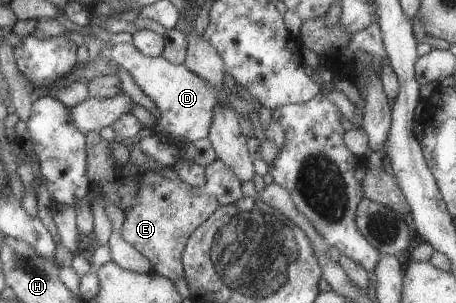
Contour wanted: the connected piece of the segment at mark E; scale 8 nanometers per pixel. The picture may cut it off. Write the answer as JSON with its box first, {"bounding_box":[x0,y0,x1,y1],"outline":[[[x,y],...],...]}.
{"bounding_box":[119,158,241,283],"outline":[[[214,158],[204,166],[204,176],[205,184],[201,188],[191,188],[181,180],[172,181],[165,177],[160,178],[154,186],[144,184],[140,189],[138,202],[130,210],[123,212],[124,220],[119,232],[121,239],[149,260],[153,272],[173,283],[183,273],[180,259],[191,232],[215,208],[233,203],[241,197],[241,181],[219,158]]]}

